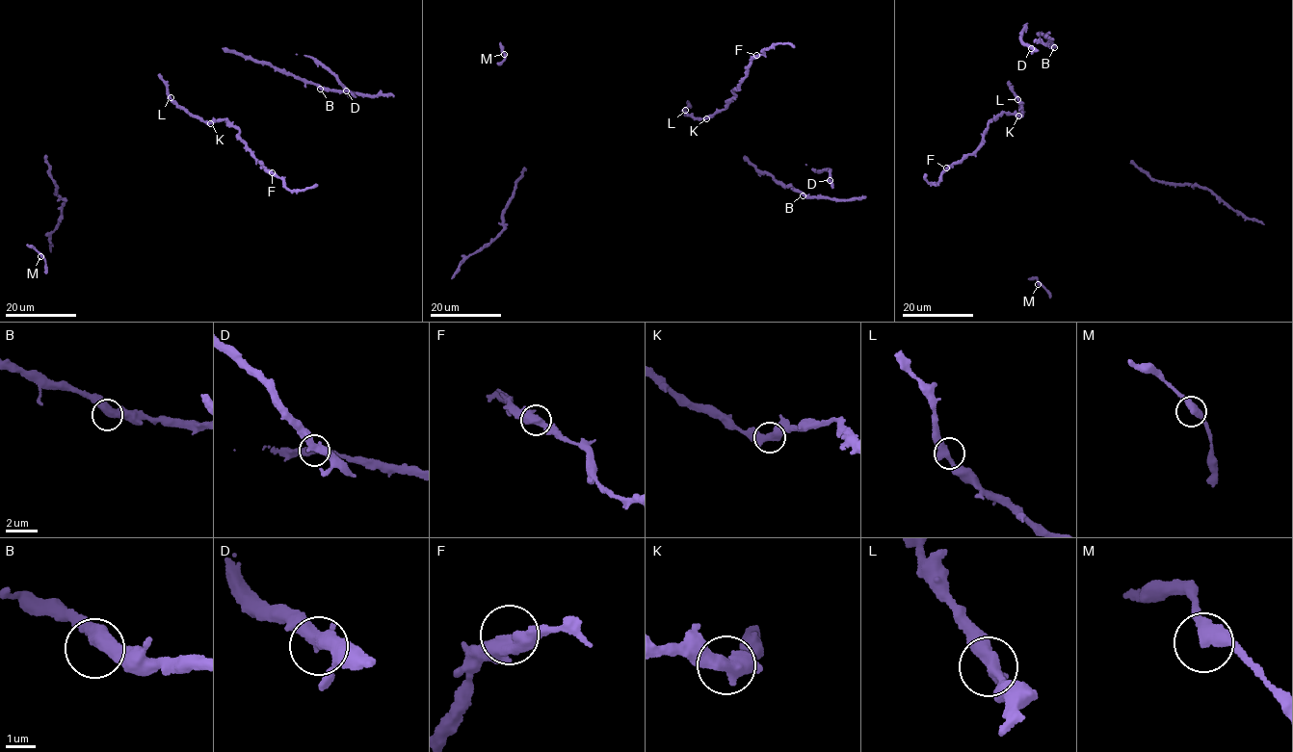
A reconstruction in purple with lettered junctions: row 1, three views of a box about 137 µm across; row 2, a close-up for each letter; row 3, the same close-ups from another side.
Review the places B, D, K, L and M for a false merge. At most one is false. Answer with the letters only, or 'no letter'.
no letter

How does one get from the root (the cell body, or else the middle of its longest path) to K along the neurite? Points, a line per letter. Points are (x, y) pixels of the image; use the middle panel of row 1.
K: (681, 111), (696, 118), (707, 117)

